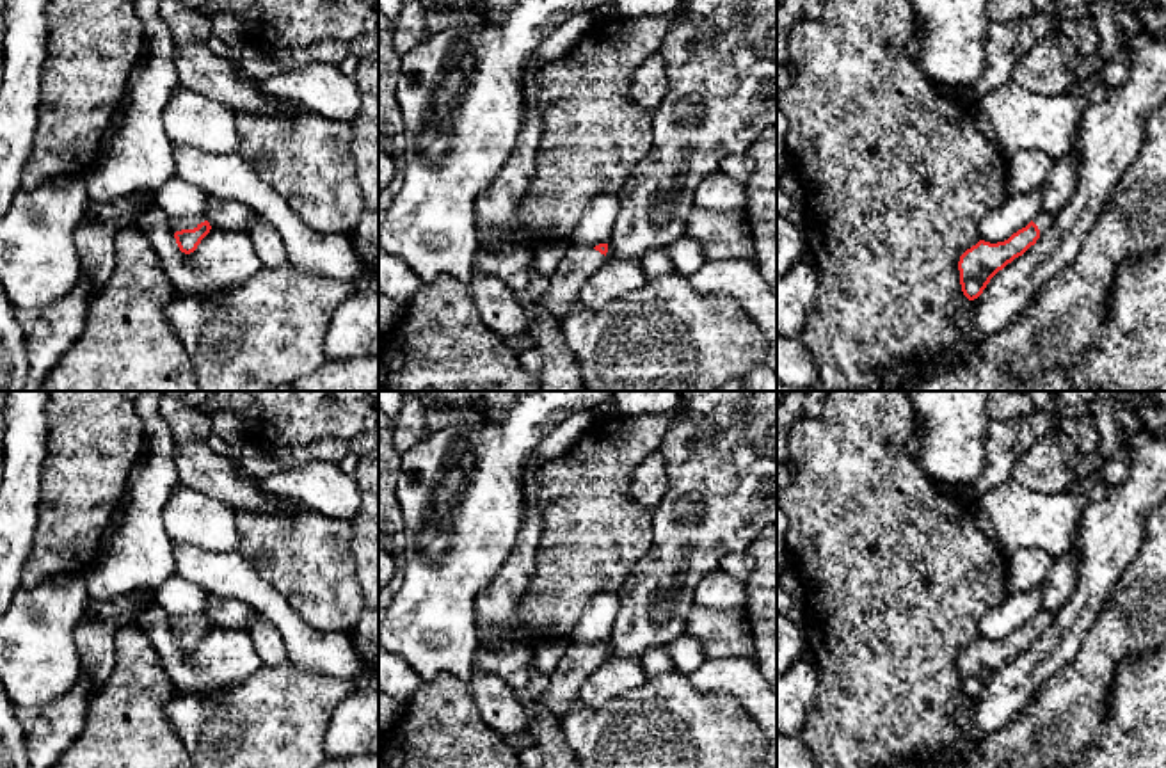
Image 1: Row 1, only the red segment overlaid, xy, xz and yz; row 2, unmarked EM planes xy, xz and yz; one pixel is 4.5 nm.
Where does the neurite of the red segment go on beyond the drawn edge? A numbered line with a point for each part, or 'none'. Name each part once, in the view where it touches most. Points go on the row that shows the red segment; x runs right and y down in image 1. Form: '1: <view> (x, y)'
1: xy (176, 224)

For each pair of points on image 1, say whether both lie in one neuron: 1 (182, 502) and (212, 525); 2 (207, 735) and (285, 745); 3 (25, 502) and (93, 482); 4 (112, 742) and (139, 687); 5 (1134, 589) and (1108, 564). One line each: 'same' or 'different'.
1: same
2: same
3: different
4: same
5: different

